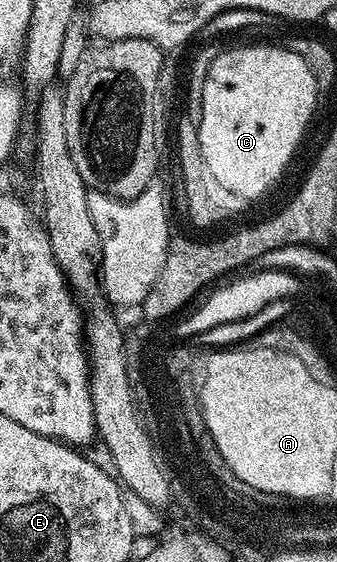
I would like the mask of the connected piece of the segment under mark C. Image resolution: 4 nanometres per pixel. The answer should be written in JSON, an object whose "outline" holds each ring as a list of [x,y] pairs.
{"outline":[[[284,44],[277,45],[237,45],[234,49],[229,47],[222,48],[221,54],[210,65],[210,69],[206,73],[206,82],[203,83],[202,95],[202,115],[198,125],[198,141],[203,151],[203,159],[210,169],[211,175],[215,177],[219,184],[227,189],[227,191],[235,195],[245,196],[250,199],[261,197],[281,176],[285,173],[285,168],[289,165],[289,160],[293,157],[293,152],[297,149],[297,144],[301,141],[301,136],[305,133],[305,128],[309,125],[309,120],[313,117],[313,112],[317,109],[317,95],[319,88],[317,78],[312,73],[311,67],[304,59],[296,54],[295,51],[287,50]]]}

